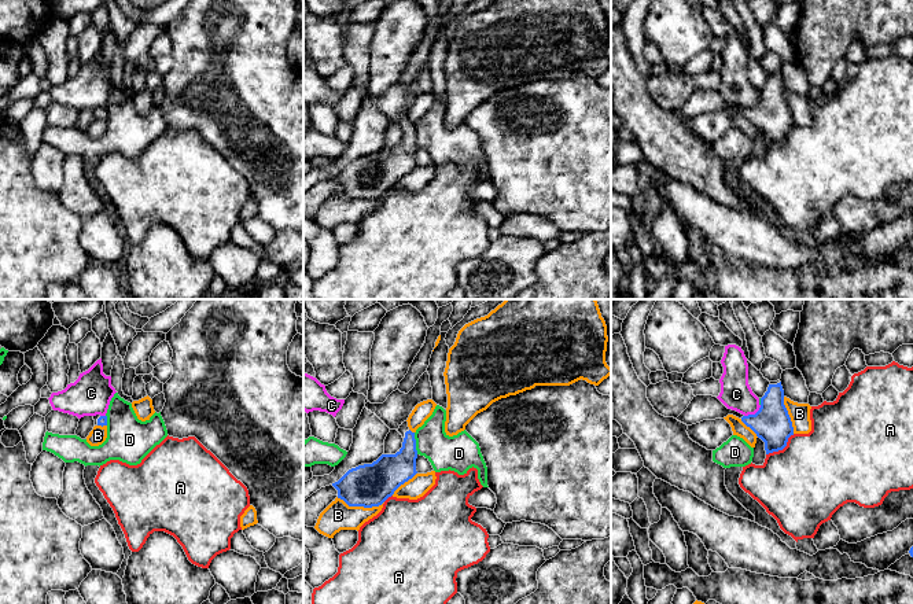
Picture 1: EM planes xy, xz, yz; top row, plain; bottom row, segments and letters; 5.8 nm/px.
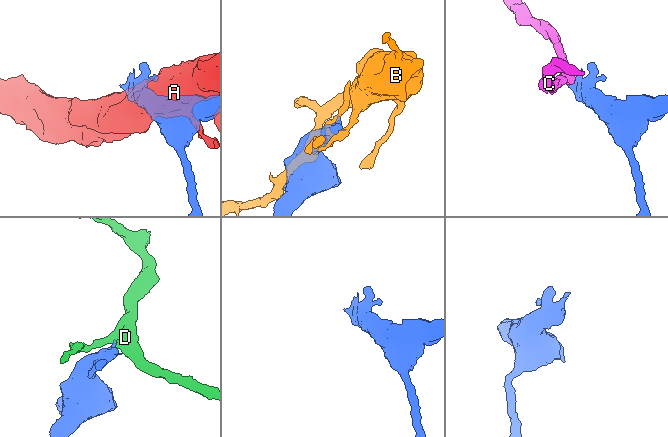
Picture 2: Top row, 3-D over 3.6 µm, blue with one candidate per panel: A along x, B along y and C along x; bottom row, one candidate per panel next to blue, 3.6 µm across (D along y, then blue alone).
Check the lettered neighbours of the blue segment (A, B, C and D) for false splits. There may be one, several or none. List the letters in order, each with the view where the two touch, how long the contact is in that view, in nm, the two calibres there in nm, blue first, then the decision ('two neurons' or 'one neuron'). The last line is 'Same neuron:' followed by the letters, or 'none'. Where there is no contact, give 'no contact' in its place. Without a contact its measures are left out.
A: yz | 200 nm | 220/480 nm | two neurons
B: xz | 280 nm | 260/170 nm | two neurons
C: yz | 120 nm | 220/190 nm | two neurons
D: xz | 130 nm | 200/200 nm | two neurons
Same neuron: none

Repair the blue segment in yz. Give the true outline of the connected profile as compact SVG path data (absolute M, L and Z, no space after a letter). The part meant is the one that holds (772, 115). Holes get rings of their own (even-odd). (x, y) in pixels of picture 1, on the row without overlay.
M781 74L769 77L761 91L761 100L755 107L743 108L741 114L765 135L766 147L783 143L788 130L794 128L794 119L784 97Z

